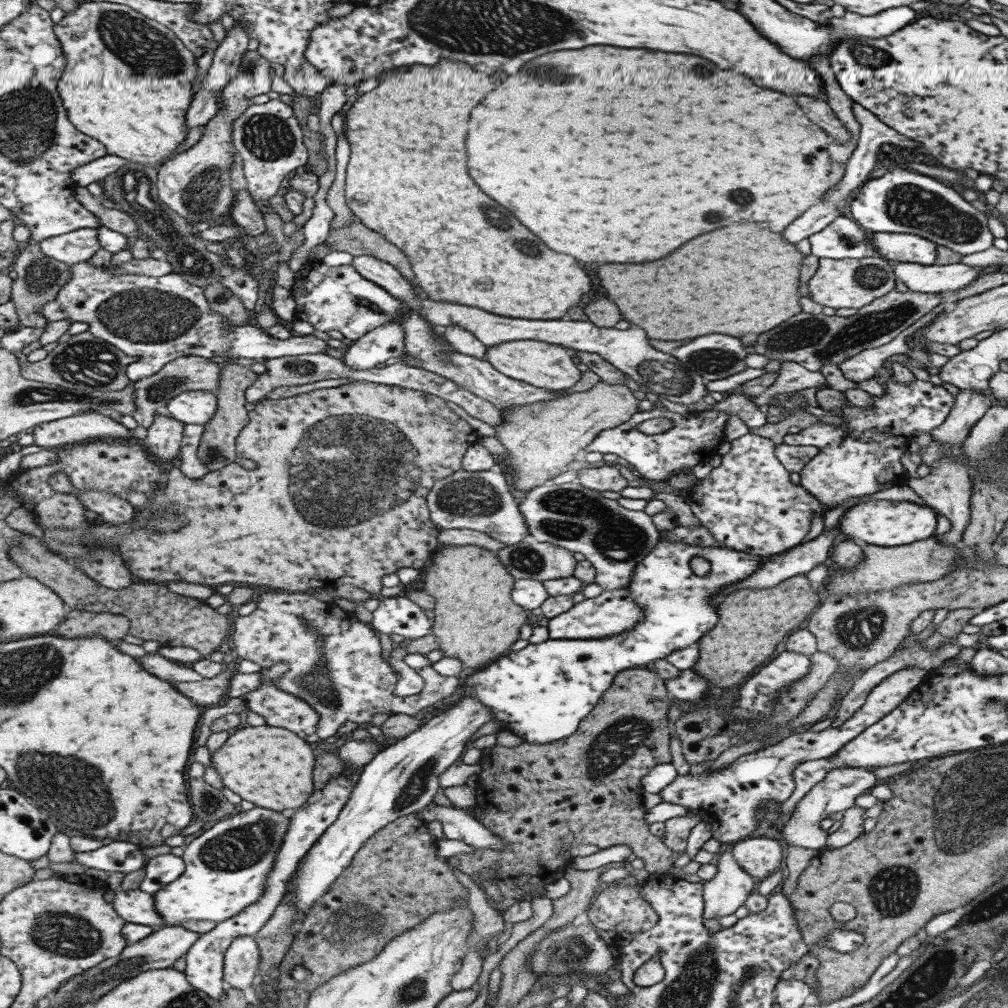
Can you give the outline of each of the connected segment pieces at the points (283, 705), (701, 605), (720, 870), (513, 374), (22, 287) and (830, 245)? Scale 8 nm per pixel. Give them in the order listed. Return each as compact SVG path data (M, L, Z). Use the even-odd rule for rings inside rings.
M277 661L267 668L261 668L258 672L261 674L261 683L255 689L247 692L242 696L245 710L251 710L263 718L267 726L277 726L277 728L285 728L295 732L301 740L305 742L318 742L319 738L316 735L316 724L319 722L319 714L301 698L287 694L283 690L279 690L275 686L275 679L281 677L288 668L287 663Z
M658 540L649 554L637 564L633 576L627 584L627 589L637 605L641 605L645 617L633 626L629 634L623 634L620 642L615 642L614 636L609 638L591 638L591 640L551 640L546 639L537 644L527 644L519 651L508 651L497 660L483 668L476 669L467 676L461 686L463 695L469 693L477 701L481 701L491 711L491 721L499 723L499 730L509 731L521 740L529 743L548 743L563 739L577 730L577 725L601 698L601 693L609 688L613 675L617 671L631 668L648 668L653 661L665 659L671 651L691 646L711 630L717 622L717 604L713 595L721 587L729 587L729 583L737 583L739 579L751 575L755 567L765 561L765 557L735 551L729 548L701 548L689 546L681 542ZM692 556L705 557L710 562L710 574L705 577L695 576L689 568L689 559Z
M731 845L724 846L718 853L716 874L703 883L702 918L719 920L733 914L739 906L745 904L747 894L753 888L753 880L733 860L730 854Z
M515 340L486 348L486 362L500 374L535 388L549 388L557 391L575 386L581 378L570 356L570 351L563 346L535 340Z
M35 241L22 245L9 268L16 272L16 277L11 280L9 301L13 301L19 326L45 328L45 318L39 314L39 307L55 299L59 291L57 288L67 279L67 270L71 272L71 268L43 254Z
M848 215L837 216L823 230L807 237L810 254L819 258L867 258L875 256L871 235Z

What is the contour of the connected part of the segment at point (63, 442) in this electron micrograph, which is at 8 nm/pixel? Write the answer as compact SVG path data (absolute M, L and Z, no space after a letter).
M87 412L37 424L33 427L31 435L32 444L45 449L53 449L94 439L132 438L133 431L121 425L116 417L105 417L100 413Z

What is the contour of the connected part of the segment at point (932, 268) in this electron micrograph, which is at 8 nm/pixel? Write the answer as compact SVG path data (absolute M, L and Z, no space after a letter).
M895 262L894 275L898 283L915 292L942 292L965 287L977 275L994 268L967 266L963 263L922 265Z

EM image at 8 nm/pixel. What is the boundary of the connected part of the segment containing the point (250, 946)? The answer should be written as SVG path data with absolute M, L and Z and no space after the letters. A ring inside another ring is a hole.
M235 936L228 944L222 963L226 986L246 992L257 973L260 953L253 937Z

